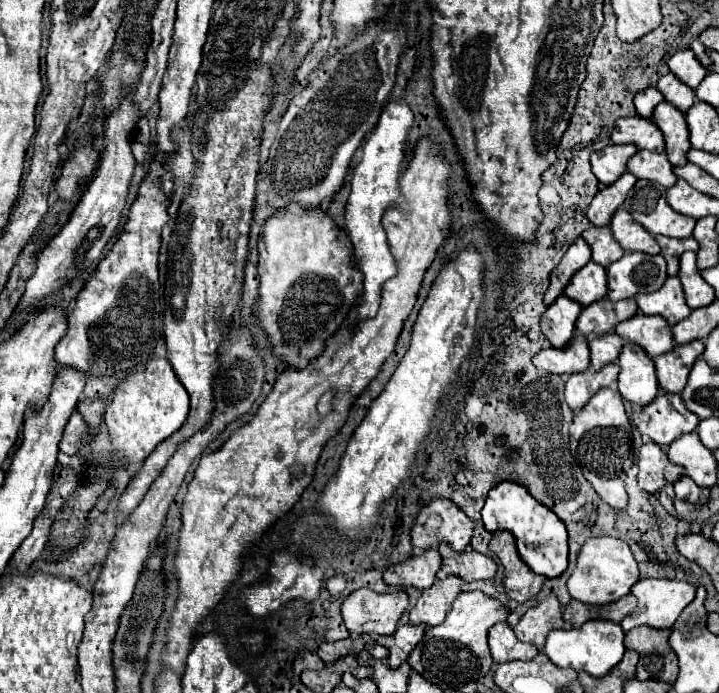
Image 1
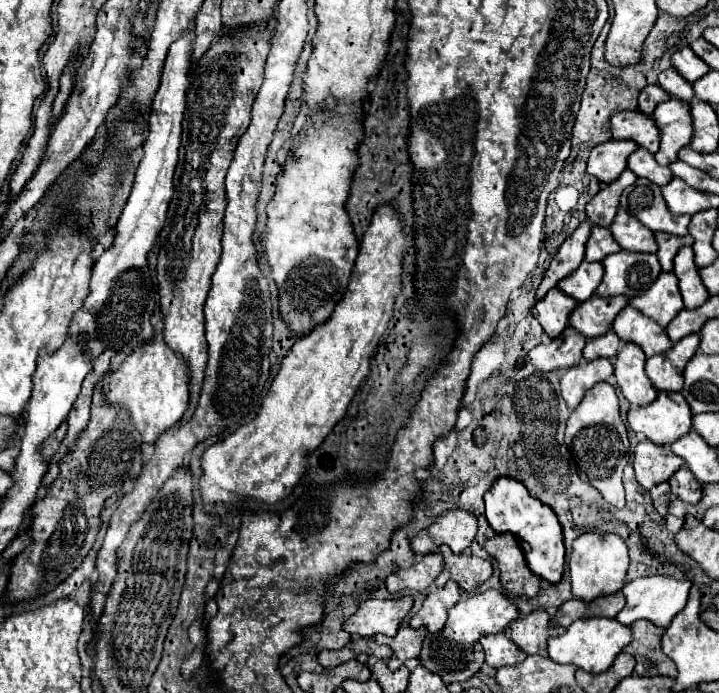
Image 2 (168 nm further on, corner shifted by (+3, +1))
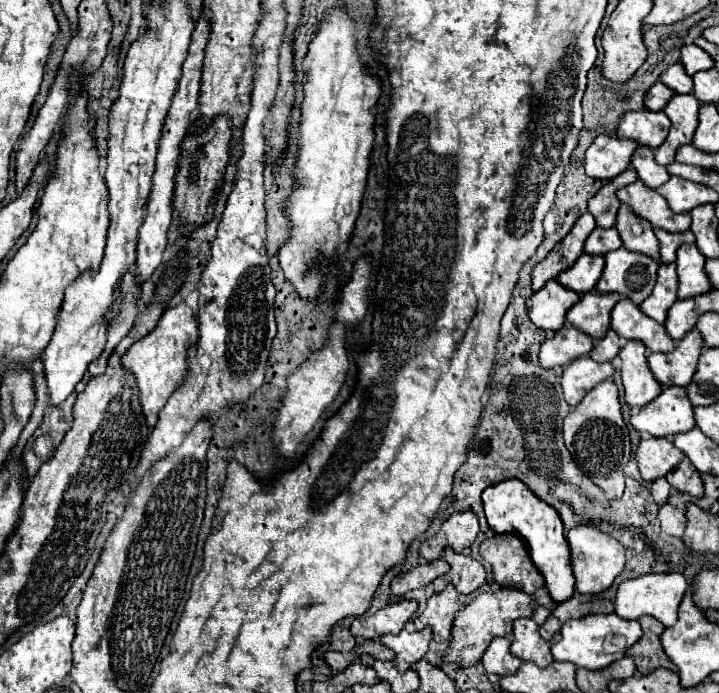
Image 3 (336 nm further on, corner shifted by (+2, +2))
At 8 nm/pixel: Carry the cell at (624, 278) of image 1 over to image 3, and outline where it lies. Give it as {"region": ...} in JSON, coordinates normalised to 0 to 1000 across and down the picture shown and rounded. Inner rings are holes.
{"region":[[[861,358],[841,367],[841,387],[828,416],[833,421],[858,421],[872,427],[889,442],[905,424],[911,398],[914,381],[903,369]]]}

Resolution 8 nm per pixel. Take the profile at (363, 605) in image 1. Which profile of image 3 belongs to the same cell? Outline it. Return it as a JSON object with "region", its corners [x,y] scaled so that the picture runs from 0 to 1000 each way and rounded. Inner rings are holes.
{"region":[[[558,866],[549,872],[541,872],[530,877],[524,886],[508,892],[494,892],[488,900],[488,915],[494,921],[508,921],[519,924],[533,915],[555,915],[563,903],[563,898],[577,886],[580,880],[580,866]]]}

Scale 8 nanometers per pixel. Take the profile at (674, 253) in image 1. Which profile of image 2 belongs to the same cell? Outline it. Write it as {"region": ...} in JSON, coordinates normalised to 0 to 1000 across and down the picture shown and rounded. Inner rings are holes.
{"region":[[[912,336],[912,351],[915,351],[915,374],[918,374],[918,382],[921,382],[921,391],[935,391],[935,382],[937,382],[937,371],[943,365],[946,356],[951,354],[962,354],[965,345],[960,339],[951,339],[951,342],[940,342],[940,339],[932,339],[932,336]]]}

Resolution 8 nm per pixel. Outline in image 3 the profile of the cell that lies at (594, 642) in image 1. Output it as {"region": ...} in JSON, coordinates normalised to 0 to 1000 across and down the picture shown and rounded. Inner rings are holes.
{"region":[[[828,886],[828,889],[811,889],[805,895],[791,895],[780,906],[780,924],[769,929],[766,941],[772,952],[794,955],[800,961],[816,964],[816,967],[833,967],[855,952],[866,949],[872,938],[892,921],[892,903],[886,895],[869,895],[853,886]]]}

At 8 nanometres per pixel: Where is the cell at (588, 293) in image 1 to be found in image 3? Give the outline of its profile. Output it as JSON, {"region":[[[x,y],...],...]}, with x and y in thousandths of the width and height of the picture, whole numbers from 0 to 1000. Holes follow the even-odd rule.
{"region":[[[811,367],[794,387],[783,390],[775,398],[775,407],[783,410],[791,418],[800,418],[803,424],[814,424],[822,421],[830,410],[830,404],[836,401],[841,375],[839,369],[822,369],[822,367]]]}

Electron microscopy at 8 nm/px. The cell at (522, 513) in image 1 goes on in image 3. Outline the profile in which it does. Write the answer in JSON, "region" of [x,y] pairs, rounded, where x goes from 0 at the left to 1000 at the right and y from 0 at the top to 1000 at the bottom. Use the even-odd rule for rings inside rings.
{"region":[[[702,693],[688,701],[675,704],[672,710],[672,730],[675,745],[688,771],[713,768],[725,773],[733,788],[741,814],[755,828],[761,851],[772,869],[786,869],[800,857],[800,831],[794,817],[794,799],[791,799],[791,782],[783,765],[783,753],[761,724],[747,719],[727,696],[722,693]]]}

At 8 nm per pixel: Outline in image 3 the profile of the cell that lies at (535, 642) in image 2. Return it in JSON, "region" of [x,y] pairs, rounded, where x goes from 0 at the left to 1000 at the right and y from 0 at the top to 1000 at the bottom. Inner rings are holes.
{"region":[[[725,892],[713,898],[711,941],[725,952],[747,958],[750,964],[761,964],[769,955],[766,932],[752,921],[750,903],[739,892]]]}

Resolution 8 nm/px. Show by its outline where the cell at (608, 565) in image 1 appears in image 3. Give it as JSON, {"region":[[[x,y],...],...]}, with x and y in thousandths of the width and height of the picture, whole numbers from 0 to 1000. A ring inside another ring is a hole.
{"region":[[[803,759],[789,768],[789,779],[794,785],[794,811],[800,825],[800,848],[805,857],[833,857],[844,851],[855,831],[866,823],[869,814],[869,791],[853,773],[825,762],[825,759]]]}

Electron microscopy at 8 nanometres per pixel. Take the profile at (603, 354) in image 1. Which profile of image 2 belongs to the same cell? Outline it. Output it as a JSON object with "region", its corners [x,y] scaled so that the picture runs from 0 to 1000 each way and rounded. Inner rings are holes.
{"region":[[[848,475],[846,481],[815,492],[812,518],[815,518],[815,521],[826,521],[826,518],[834,518],[834,515],[851,518],[851,515],[860,509],[860,504],[862,504],[862,489],[860,489],[860,483]]]}

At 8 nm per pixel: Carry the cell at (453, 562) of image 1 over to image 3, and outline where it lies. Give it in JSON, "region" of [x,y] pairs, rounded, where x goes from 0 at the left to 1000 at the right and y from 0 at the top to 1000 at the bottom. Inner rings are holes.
{"region":[[[619,794],[616,805],[624,811],[624,840],[641,854],[641,857],[655,857],[661,854],[672,840],[675,840],[675,820],[655,802],[636,799],[630,794]]]}

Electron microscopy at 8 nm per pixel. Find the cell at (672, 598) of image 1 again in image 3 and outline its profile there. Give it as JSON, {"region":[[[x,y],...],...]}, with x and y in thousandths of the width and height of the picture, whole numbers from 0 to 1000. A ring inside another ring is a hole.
{"region":[[[936,825],[936,828],[897,828],[886,831],[880,837],[866,837],[858,848],[855,860],[855,886],[872,895],[886,895],[889,889],[908,889],[914,892],[922,903],[936,903],[942,898],[942,877],[950,863],[950,854],[955,851],[955,837],[950,828]]]}

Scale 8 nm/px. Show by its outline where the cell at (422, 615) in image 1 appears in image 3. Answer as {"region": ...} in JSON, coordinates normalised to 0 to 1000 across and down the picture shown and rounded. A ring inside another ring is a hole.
{"region":[[[622,846],[616,854],[602,857],[594,866],[588,895],[594,895],[594,903],[602,906],[605,926],[627,924],[627,903],[636,880],[638,880],[638,866],[636,866],[636,851],[630,846]]]}

